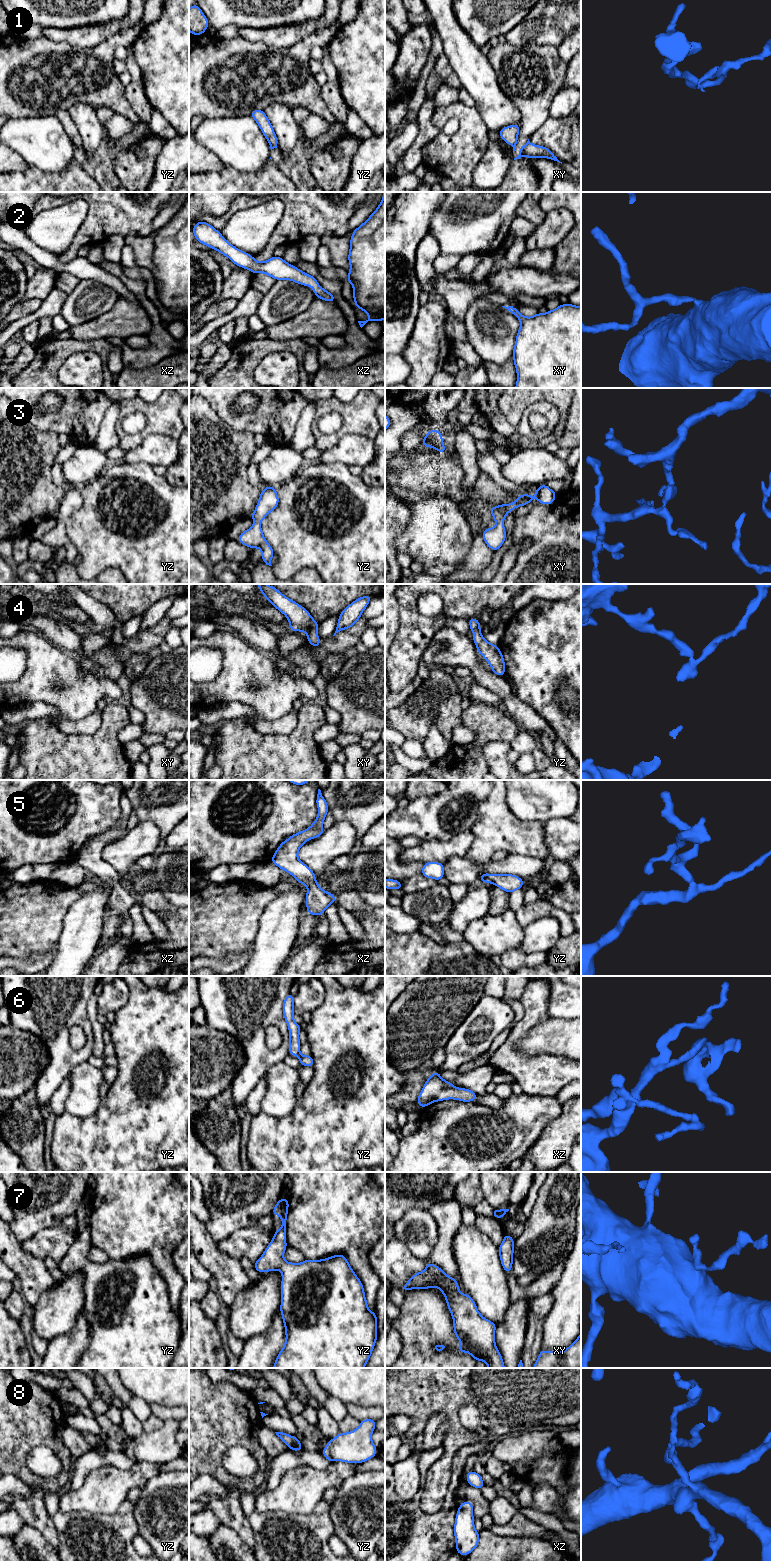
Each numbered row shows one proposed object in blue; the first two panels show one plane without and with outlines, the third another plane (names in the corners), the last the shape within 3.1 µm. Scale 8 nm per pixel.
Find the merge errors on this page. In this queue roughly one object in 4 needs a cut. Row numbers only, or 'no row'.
no row

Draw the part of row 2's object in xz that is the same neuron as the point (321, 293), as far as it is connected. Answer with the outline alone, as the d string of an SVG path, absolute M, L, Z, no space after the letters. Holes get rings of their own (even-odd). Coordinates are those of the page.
M204 221L196 223L192 232L197 241L225 255L241 268L254 274L265 273L276 280L290 280L300 285L311 286L316 298L336 302L334 295L319 286L315 277L285 262L282 257L272 256L265 262L258 262L251 254L231 245L218 230Z

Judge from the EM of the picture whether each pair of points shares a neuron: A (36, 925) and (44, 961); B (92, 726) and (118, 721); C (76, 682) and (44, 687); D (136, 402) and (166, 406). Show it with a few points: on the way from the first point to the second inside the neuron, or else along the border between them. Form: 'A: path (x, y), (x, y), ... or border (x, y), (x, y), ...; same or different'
A: border (55, 944), (44, 953), (19, 958); different
B: border (102, 712), (100, 726), (92, 734), (80, 735); different
C: path (68, 679), (52, 679); same
D: path (143, 407), (159, 407); same

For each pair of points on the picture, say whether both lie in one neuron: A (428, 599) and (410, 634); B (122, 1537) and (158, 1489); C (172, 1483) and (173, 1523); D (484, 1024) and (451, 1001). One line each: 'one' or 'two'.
A: two
B: two
C: one
D: two

